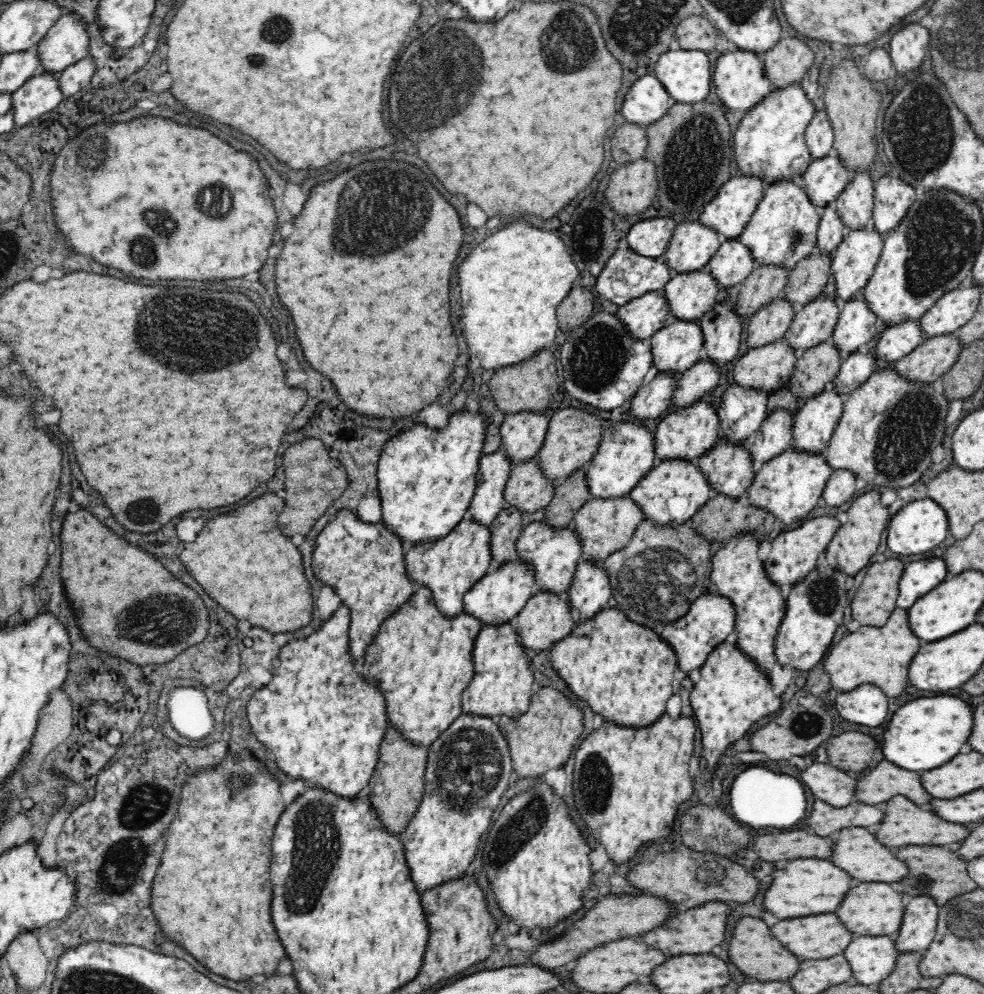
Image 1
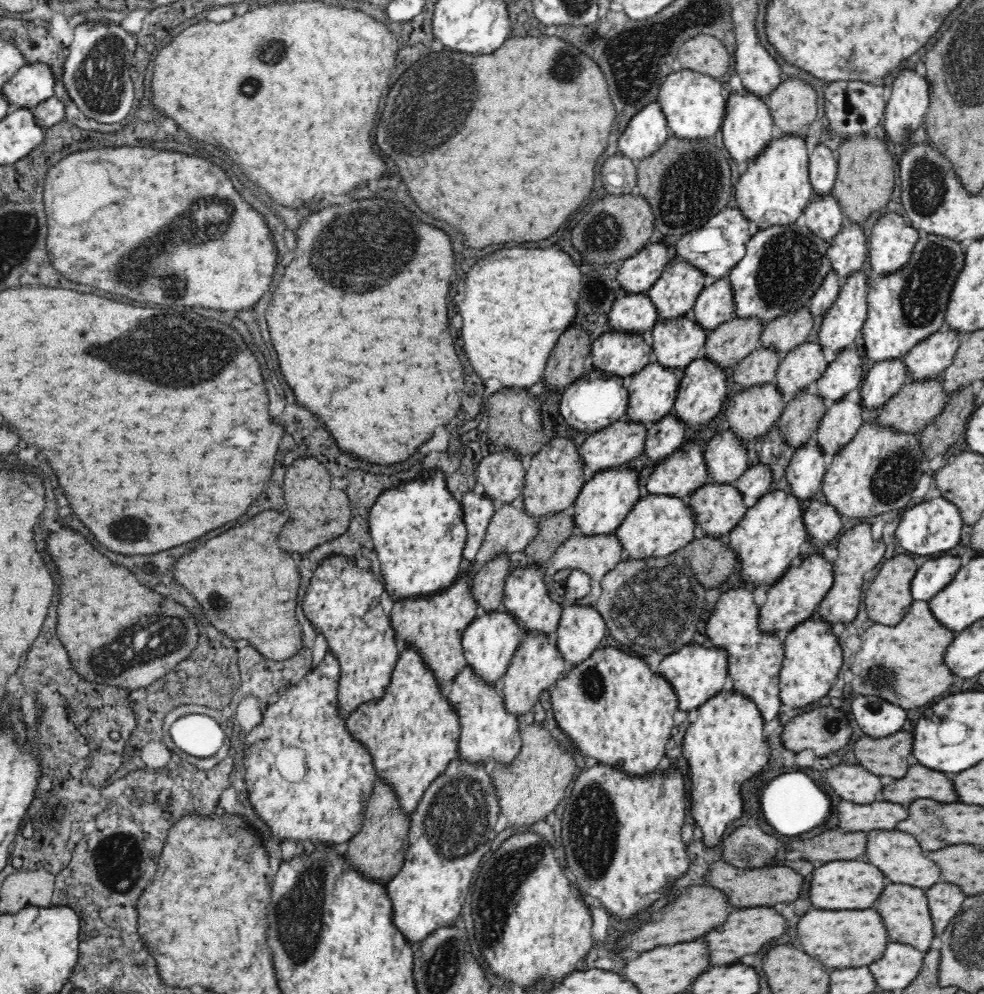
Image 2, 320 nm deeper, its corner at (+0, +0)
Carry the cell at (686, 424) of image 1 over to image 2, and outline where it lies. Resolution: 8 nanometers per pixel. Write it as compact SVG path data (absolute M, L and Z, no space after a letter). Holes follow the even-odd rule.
M686 441L667 459L657 462L646 488L650 495L687 500L701 486L710 484L709 478L700 446Z

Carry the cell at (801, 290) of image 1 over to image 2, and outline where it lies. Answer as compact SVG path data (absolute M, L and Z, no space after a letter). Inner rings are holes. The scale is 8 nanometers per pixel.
M802 307L797 311L779 316L763 328L760 347L776 351L778 359L784 360L790 351L808 340L814 328L812 324L814 319L810 315L809 307Z

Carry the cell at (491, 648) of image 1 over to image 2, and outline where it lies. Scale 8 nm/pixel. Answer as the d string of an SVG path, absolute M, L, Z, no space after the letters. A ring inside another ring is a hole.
M468 664L464 672L460 672L459 676L456 676L456 680L453 680L452 688L449 689L447 697L450 707L456 711L456 716L460 721L460 736L459 736L459 757L464 759L466 763L470 765L484 765L486 767L493 767L498 763L502 767L507 767L520 753L521 740L520 731L518 731L518 722L516 717L512 717L512 714L506 711L504 707L504 699L500 697L499 692L496 691L494 685L488 685L488 683L479 680L473 671L469 668Z

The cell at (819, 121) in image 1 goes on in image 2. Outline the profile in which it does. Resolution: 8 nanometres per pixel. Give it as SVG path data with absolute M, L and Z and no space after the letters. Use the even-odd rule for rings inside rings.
M819 144L809 158L809 181L815 196L826 198L833 194L838 173L834 147Z

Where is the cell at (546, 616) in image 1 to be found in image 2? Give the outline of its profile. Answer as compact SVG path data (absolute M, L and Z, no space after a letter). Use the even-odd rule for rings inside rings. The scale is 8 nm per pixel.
M526 634L524 644L515 652L506 676L495 686L500 697L504 699L506 711L512 714L512 717L518 718L532 712L542 692L550 690L558 682L562 670L568 668L560 657L557 646L554 646L554 642L550 642L548 637Z

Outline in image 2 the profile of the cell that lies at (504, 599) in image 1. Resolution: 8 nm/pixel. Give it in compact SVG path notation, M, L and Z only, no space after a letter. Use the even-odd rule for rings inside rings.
M504 609L501 612L488 613L482 618L476 618L468 626L462 638L466 664L479 680L495 687L506 676L515 652L524 644L525 636L523 628L515 618L506 614Z

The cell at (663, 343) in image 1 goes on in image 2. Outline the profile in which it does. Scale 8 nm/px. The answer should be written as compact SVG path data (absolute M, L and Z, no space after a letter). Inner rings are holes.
M653 360L636 376L624 378L629 397L625 420L651 426L673 413L680 375Z

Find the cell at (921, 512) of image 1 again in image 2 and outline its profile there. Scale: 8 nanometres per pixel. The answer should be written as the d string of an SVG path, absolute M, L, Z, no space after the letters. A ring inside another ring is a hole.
M944 497L928 499L907 510L901 517L898 528L895 531L898 546L912 554L928 556L928 554L938 554L944 550L950 550L960 544L964 521L960 514L960 509L950 500Z

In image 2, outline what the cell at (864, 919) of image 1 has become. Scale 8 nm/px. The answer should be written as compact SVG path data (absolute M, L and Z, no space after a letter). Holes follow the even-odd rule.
M890 884L884 888L880 900L876 902L876 910L883 918L890 942L908 944L924 954L937 945L939 939L934 932L935 926L925 891L908 884Z

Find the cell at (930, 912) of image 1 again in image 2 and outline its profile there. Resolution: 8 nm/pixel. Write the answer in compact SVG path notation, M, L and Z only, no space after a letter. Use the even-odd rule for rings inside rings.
M950 883L934 884L932 888L928 888L925 892L935 926L934 932L936 936L940 937L968 896L956 884L950 886Z

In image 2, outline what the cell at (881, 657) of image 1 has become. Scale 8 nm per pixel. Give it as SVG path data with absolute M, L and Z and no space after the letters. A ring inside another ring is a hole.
M924 600L914 602L904 620L894 628L875 623L862 634L864 648L860 648L854 658L855 662L852 663L854 678L850 683L853 694L864 696L876 694L904 710L924 706L936 696L948 692L956 682L956 676L950 672L948 666L944 666L944 652L950 646L952 638L954 634L934 618L928 602Z

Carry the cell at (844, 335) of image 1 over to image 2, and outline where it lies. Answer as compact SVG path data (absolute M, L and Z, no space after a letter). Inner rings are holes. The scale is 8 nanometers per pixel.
M854 346L840 352L824 374L816 381L816 395L822 397L827 408L846 396L853 396L862 384L862 358Z

